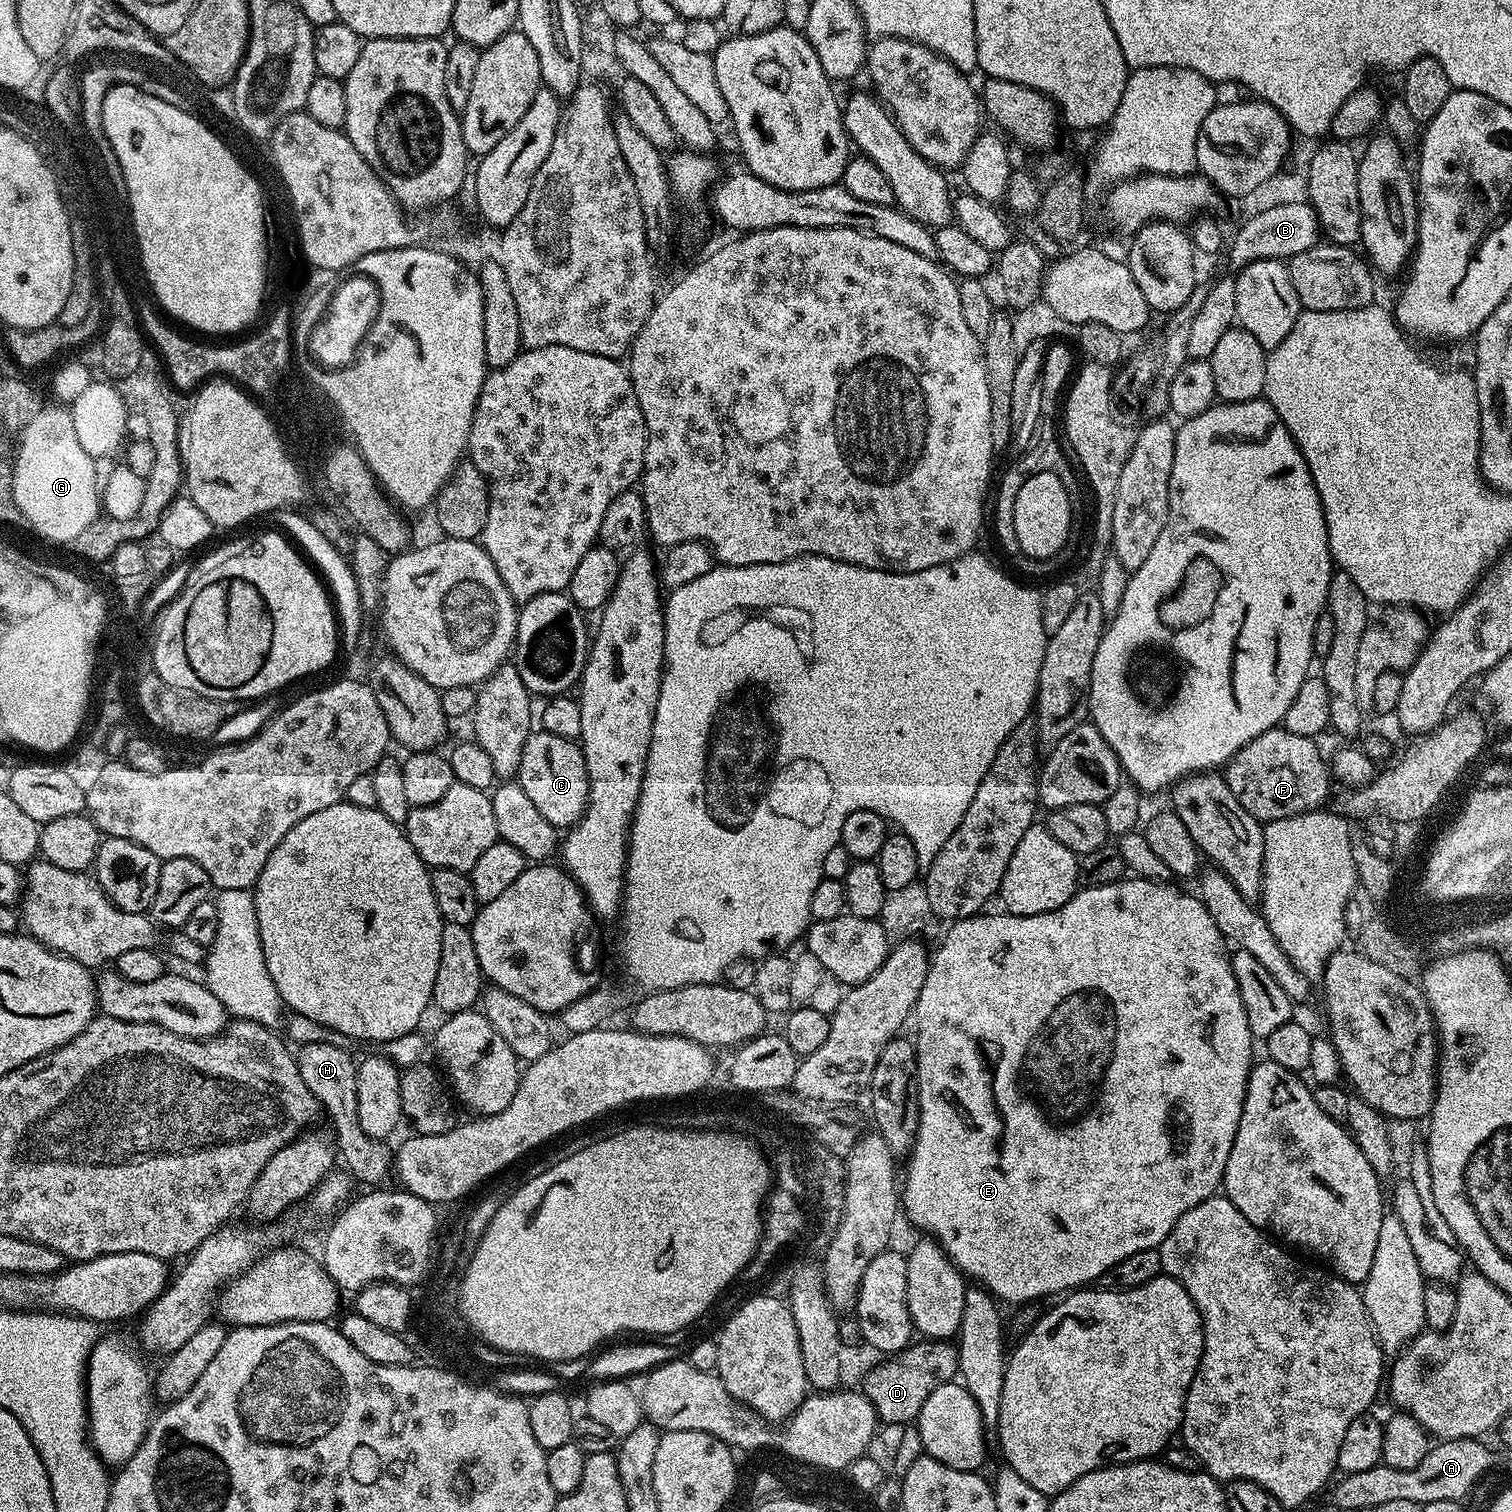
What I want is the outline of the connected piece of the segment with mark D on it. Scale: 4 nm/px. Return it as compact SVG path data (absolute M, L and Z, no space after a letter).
M921 1339L901 1352L889 1355L881 1364L876 1364L864 1376L862 1391L872 1403L877 1421L908 1426L922 1410L922 1402L930 1398L938 1386L955 1381L960 1363L955 1343L946 1340Z

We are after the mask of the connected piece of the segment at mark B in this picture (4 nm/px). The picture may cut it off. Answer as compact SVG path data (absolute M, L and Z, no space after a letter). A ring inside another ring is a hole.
M1308 202L1277 206L1245 219L1241 224L1230 246L1230 264L1236 272L1252 261L1292 259L1302 251L1312 249L1322 236L1320 220Z

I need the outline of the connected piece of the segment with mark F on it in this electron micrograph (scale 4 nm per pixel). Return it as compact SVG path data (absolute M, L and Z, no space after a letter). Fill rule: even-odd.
M1283 726L1271 728L1236 751L1223 769L1223 778L1247 814L1261 822L1315 812L1334 788L1329 761L1316 743L1313 737L1290 734Z

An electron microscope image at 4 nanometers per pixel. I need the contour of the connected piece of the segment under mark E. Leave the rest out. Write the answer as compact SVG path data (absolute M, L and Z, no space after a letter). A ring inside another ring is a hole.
M1125 878L1125 879L1123 879L1123 880L1119 880L1119 881L1118 881L1118 882L1114 882L1114 883L1113 883L1113 884L1107 884L1107 885L1106 885L1106 886L1094 886L1094 887L1093 887L1093 888L1080 888L1080 889L1079 889L1079 890L1078 890L1078 891L1076 891L1076 892L1075 892L1075 894L1073 894L1073 896L1072 896L1072 897L1071 897L1071 898L1070 898L1070 902L1066 902L1066 903L1065 903L1065 904L1063 904L1063 905L1062 905L1062 907L1061 907L1061 908L1059 908L1059 909L1058 909L1058 910L1054 910L1054 911L1053 911L1053 912L1047 912L1047 913L1046 913L1046 914L1034 914L1034 915L1033 915L1033 916L1013 916L1013 915L1011 915L1011 914L977 914L977 915L974 915L974 916L970 916L970 917L966 917L966 918L964 918L964 919L961 919L961 920L957 920L957 921L955 921L955 923L953 923L953 924L952 924L952 925L951 925L951 927L949 927L949 928L952 928L952 929L950 929L950 930L949 930L949 932L948 932L948 933L946 933L946 934L945 934L945 936L944 936L944 941L942 941L942 942L941 942L941 944L940 944L940 949L938 949L938 950L937 950L937 952L936 952L936 949L935 949L935 951L933 951L933 952L932 952L932 953L931 953L931 956L930 956L930 959L929 959L929 961L928 961L928 973L927 973L927 974L926 974L926 982L922 982L922 990L921 990L921 991L920 991L920 993L919 993L919 994L918 994L918 1002L917 1002L917 1003L916 1003L916 1007L915 1007L915 1009L914 1009L914 1024L915 1024L915 1020L916 1020L916 1036L915 1036L915 1035L914 1035L914 1043L915 1043L915 1046L916 1046L916 1085L917 1085L917 1086L918 1086L918 1110L919 1110L919 1111L920 1111L920 1113L919 1113L919 1114L918 1114L918 1130L917 1130L917 1131L916 1131L916 1135L915 1135L915 1137L914 1137L914 1139L913 1139L913 1142L912 1142L912 1151L911 1151L911 1153L910 1153L910 1155L909 1155L909 1156L908 1156L908 1157L907 1157L907 1160L906 1160L906 1163L908 1163L908 1173L906 1173L906 1174L905 1174L905 1176L904 1176L904 1173L903 1173L903 1176L902 1176L902 1208L903 1208L903 1211L905 1211L905 1210L906 1210L906 1211L908 1211L908 1216L909 1216L909 1218L910 1218L910 1219L912 1219L912 1220L913 1220L913 1222L914 1222L914 1223L916 1223L916 1224L917 1224L917 1226L918 1226L918 1227L920 1227L920 1228L921 1228L921 1230L922 1230L922 1231L924 1231L924 1232L921 1232L921 1233L924 1233L924 1234L931 1234L931 1235L932 1235L932 1236L933 1236L933 1237L934 1237L934 1239L935 1239L935 1241L936 1241L936 1243L937 1243L937 1244L939 1244L939 1245L940 1245L940 1247L941 1247L941 1249L942 1249L942 1251L943 1251L943 1253L944 1253L944 1255L945 1255L945 1256L947 1256L947 1257L948 1257L948 1259L949 1259L949 1260L952 1260L952 1261L953 1261L953 1262L954 1262L954 1263L956 1263L956 1267L957 1267L957 1268L959 1268L959 1269L960 1269L960 1271L961 1271L961 1272L963 1272L963 1273L964 1273L964 1275L965 1275L965 1277L968 1277L968 1278L971 1278L971 1279L972 1279L972 1276L973 1276L973 1278L974 1278L974 1279L976 1279L976 1280L973 1280L973 1281L975 1281L975 1283L976 1283L976 1284L977 1284L977 1285L979 1285L979 1287L981 1287L981 1288L987 1288L987 1289L988 1289L988 1291L989 1291L989 1292L991 1292L991 1293L992 1293L992 1295L993 1295L993 1296L995 1296L995 1297L996 1297L996 1299L997 1299L997 1301L1000 1301L1000 1302L1003 1302L1003 1303L1004 1303L1004 1304L1005 1304L1005 1305L1007 1305L1007 1304L1006 1304L1006 1303L1008 1303L1008 1304L1028 1304L1028 1303L1030 1303L1030 1302L1031 1302L1031 1300L1040 1300L1040 1299L1042 1299L1042 1298L1043 1298L1043 1296L1056 1296L1056 1295L1057 1295L1057 1296L1056 1296L1056 1297L1059 1297L1059 1296L1060 1296L1060 1295L1061 1295L1061 1294L1067 1294L1067 1293L1069 1293L1069 1292L1071 1292L1071 1291L1073 1291L1073 1290L1080 1290L1080 1289L1083 1289L1083 1288L1084 1288L1084 1287L1085 1287L1085 1286L1088 1286L1088 1285L1091 1285L1091 1284L1092 1284L1092 1283L1093 1283L1093 1282L1096 1282L1096 1281L1099 1281L1099 1280L1100 1280L1100 1279L1101 1279L1101 1278L1102 1278L1102 1277L1103 1277L1103 1276L1104 1276L1104 1275L1106 1275L1106 1274L1107 1274L1107 1273L1108 1273L1108 1272L1109 1272L1109 1271L1110 1271L1110 1270L1111 1270L1111 1269L1112 1269L1112 1267L1114 1267L1114 1265L1116 1265L1116 1264L1117 1264L1117 1263L1118 1263L1118 1262L1122 1262L1122 1261L1123 1261L1123 1260L1125 1260L1125 1259L1126 1259L1126 1258L1130 1258L1130 1254L1138 1254L1138 1253L1139 1253L1139 1252L1141 1252L1141 1251L1142 1251L1142 1250L1146 1250L1146 1249L1147 1249L1147 1248L1159 1248L1159 1246L1160 1246L1160 1244L1161 1244L1161 1243L1162 1243L1162 1241L1164 1241L1164 1239L1165 1239L1165 1238L1166 1238L1166 1234L1170 1234L1170 1230L1174 1230L1174 1222L1178 1222L1178 1218L1182 1218L1182 1214L1186 1214L1186 1210L1190 1210L1190 1209L1191 1209L1191 1208L1193 1208L1193 1207L1194 1207L1194 1206L1198 1206L1198 1202L1202 1202L1202 1201L1203 1201L1203 1200L1205 1200L1205 1199L1206 1199L1206 1198L1210 1198L1210 1197L1211 1197L1211 1196L1214 1196L1214 1195L1217 1195L1217 1192L1218 1192L1218 1189L1219 1189L1219 1188L1220 1188L1220 1187L1221 1187L1221 1184L1222 1184L1222 1181L1223 1181L1223 1179L1224 1179L1224 1171L1225 1171L1225 1170L1226 1170L1226 1162L1227 1162L1227 1161L1228 1161L1228 1159L1229 1159L1229 1158L1230 1158L1230 1150L1231 1150L1231 1149L1232 1149L1232 1147L1233 1147L1233 1146L1234 1146L1234 1134L1238 1134L1238 1122L1239 1122L1239 1121L1240 1121L1240 1119L1241 1119L1241 1118L1242 1118L1242 1106L1243 1106L1243 1105L1244 1105L1244 1099L1245 1099L1245 1098L1246 1098L1246 1090L1247 1090L1247 1089L1248 1089L1248 1075L1250 1075L1250 1073L1251 1073L1251 1072L1252 1072L1252 1065L1253 1065L1253 1063L1254 1063L1254 1057L1252 1057L1252 1043L1254 1043L1254 1037L1253 1037L1253 1034L1252 1034L1252 1031L1251 1031L1251 1030L1250 1030L1250 1026L1249 1026L1249 1025L1248 1025L1248 1023L1247 1023L1247 1022L1246 1022L1246 1006L1242 1006L1242 994L1238 994L1238 982L1234 982L1234 970L1233 970L1233 969L1232 969L1232 958L1231 958L1231 955L1230 955L1230 945L1229 945L1229 943L1228 943L1228 941L1227 941L1227 940L1225 940L1225 939L1224 939L1224 935L1222 935L1222 934L1221 934L1221 933L1220 933L1220 931L1219 931L1219 930L1218 930L1218 926L1214 926L1214 918L1212 918L1212 917L1211 917L1211 916L1210 916L1210 914L1208 914L1208 913L1207 913L1207 910L1206 910L1206 906L1204 906L1204 905L1203 905L1203 902L1202 902L1202 901L1200 901L1200 898L1199 898L1199 895L1196 895L1196 894L1193 894L1193 893L1192 893L1192 892L1191 892L1191 894L1192 894L1192 896L1191 896L1191 894L1190 894L1190 893L1188 893L1188 892L1183 892L1183 890L1182 890L1182 889L1180 889L1180 888L1175 888L1175 886L1174 886L1174 885L1175 885L1175 883L1172 883L1172 882L1161 882L1161 881L1159 881L1159 880L1141 880L1141 879L1139 879L1139 878Z

